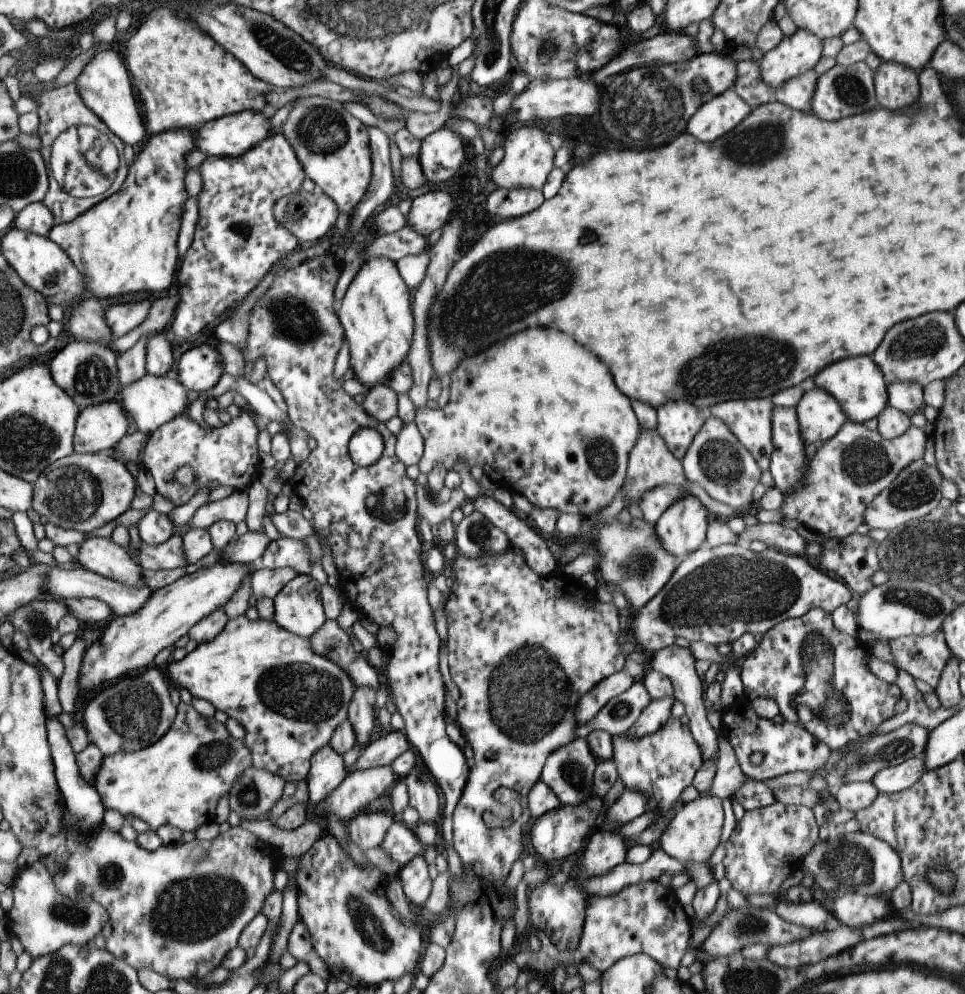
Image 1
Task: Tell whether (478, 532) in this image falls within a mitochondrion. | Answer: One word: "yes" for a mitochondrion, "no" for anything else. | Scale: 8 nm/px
yes

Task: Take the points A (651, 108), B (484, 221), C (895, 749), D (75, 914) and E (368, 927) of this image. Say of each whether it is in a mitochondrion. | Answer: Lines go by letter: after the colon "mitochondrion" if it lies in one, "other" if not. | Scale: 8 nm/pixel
A: mitochondrion
B: other
C: mitochondrion
D: mitochondrion
E: mitochondrion

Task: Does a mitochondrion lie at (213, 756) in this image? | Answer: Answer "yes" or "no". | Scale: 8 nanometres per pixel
yes

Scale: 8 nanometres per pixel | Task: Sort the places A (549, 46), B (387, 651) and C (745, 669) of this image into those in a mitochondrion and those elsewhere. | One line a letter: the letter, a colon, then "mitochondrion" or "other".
A: mitochondrion
B: other
C: other

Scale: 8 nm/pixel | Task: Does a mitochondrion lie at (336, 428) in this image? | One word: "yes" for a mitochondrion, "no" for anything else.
no

